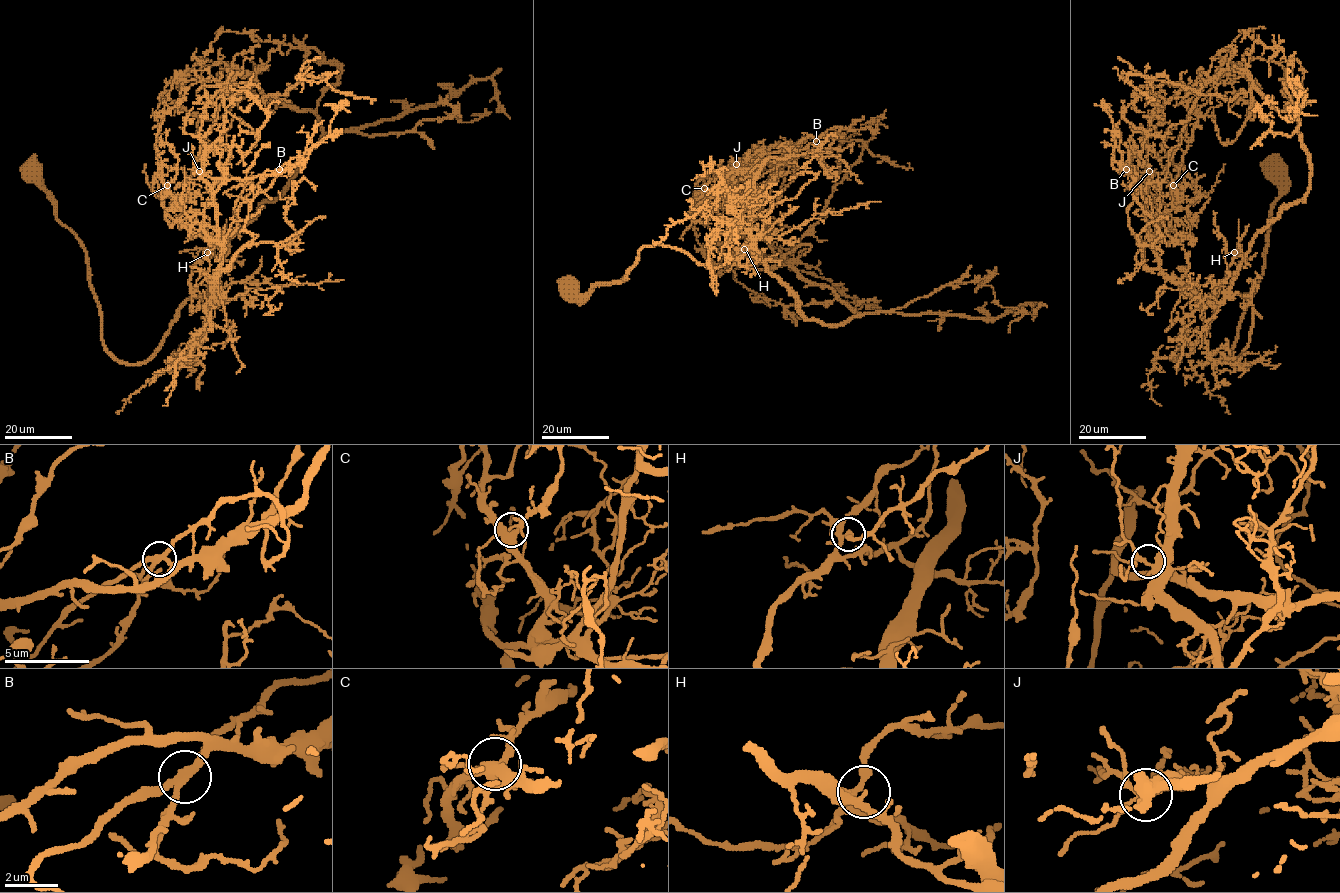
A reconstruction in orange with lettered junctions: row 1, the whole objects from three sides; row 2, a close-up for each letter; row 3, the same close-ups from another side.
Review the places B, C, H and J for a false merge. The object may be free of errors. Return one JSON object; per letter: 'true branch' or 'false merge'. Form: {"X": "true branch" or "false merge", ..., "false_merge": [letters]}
{"B": "true branch", "C": "true branch", "H": "true branch", "J": "true branch", "false_merge": []}

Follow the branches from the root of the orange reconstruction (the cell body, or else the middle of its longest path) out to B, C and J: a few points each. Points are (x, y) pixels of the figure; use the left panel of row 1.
B: (34, 165), (85, 252), (103, 345), (129, 363), (187, 300), (216, 299), (253, 239), (250, 201), (279, 169)
C: (34, 165), (85, 252), (103, 345), (123, 362), (146, 361), (187, 300), (216, 299), (222, 246), (167, 185)
J: (34, 165), (85, 252), (103, 345), (129, 363), (154, 353), (187, 300), (216, 299), (222, 244), (199, 171)

